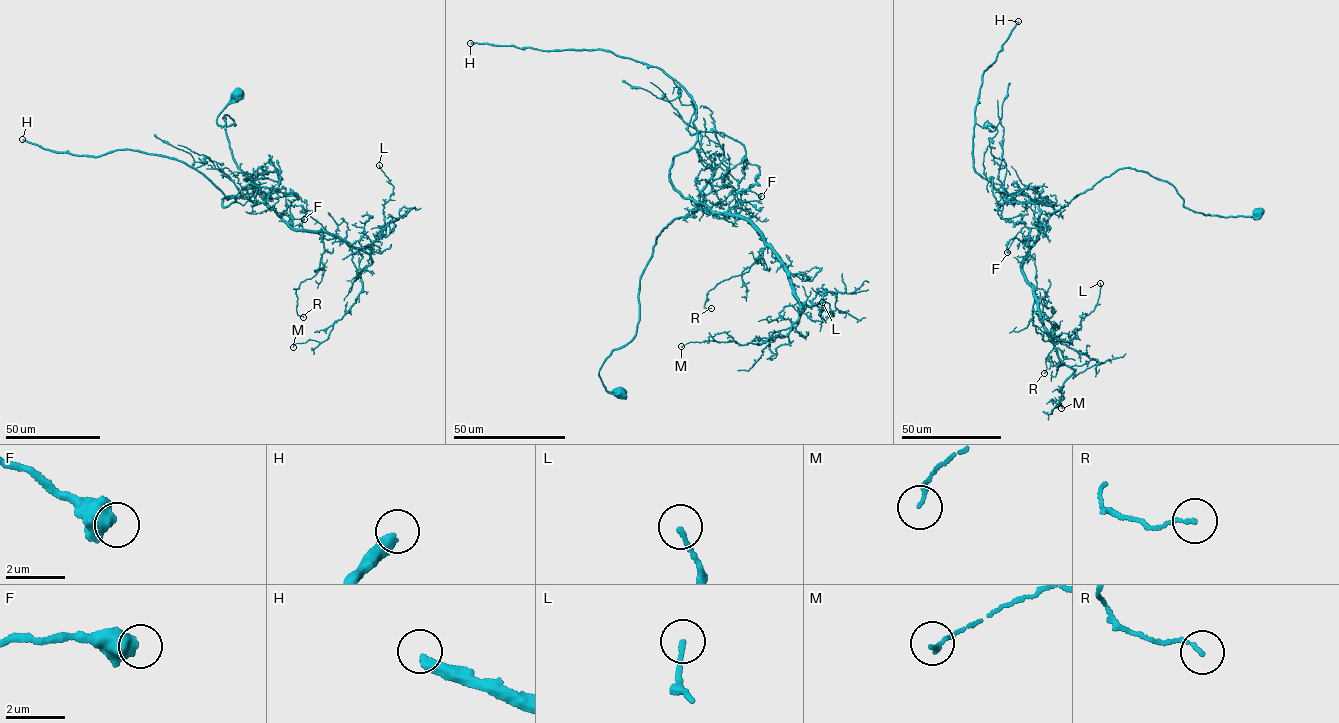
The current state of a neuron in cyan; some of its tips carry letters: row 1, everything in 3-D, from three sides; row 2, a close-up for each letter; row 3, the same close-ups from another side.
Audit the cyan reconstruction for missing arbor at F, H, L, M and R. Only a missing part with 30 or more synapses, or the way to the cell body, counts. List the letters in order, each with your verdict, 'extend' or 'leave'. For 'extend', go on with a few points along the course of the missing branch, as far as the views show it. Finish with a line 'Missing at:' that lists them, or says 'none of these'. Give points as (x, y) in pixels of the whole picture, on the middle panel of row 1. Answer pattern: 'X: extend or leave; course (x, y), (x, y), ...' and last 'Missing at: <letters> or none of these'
F: leave
H: extend
L: leave
M: leave
R: leave
Missing at: H

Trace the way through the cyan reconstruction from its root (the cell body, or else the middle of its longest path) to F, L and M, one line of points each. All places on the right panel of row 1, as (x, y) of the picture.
F: (1256, 215), (1191, 210), (1127, 168), (1056, 210), (1012, 201), (993, 178), (1000, 216), (1025, 223), (1007, 252)
L: (1256, 215), (1191, 210), (1167, 182), (1118, 168), (1052, 215), (1021, 269), (1060, 341), (1094, 309), (1100, 283)
M: (1256, 215), (1191, 210), (1173, 185), (1127, 168), (1056, 210), (1021, 269), (1075, 370), (1051, 413), (1061, 408)

